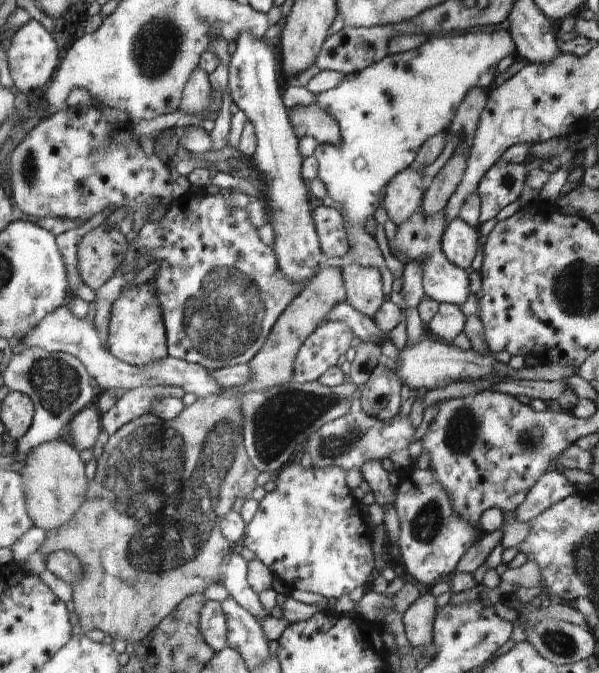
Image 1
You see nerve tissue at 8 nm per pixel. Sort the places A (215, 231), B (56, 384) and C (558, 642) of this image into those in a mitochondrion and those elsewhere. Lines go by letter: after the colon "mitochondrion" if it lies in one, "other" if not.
A: other
B: mitochondrion
C: mitochondrion

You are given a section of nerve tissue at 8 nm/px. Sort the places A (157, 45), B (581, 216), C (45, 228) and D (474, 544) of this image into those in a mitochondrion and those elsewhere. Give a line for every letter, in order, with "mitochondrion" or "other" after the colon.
A: mitochondrion
B: other
C: other
D: other

